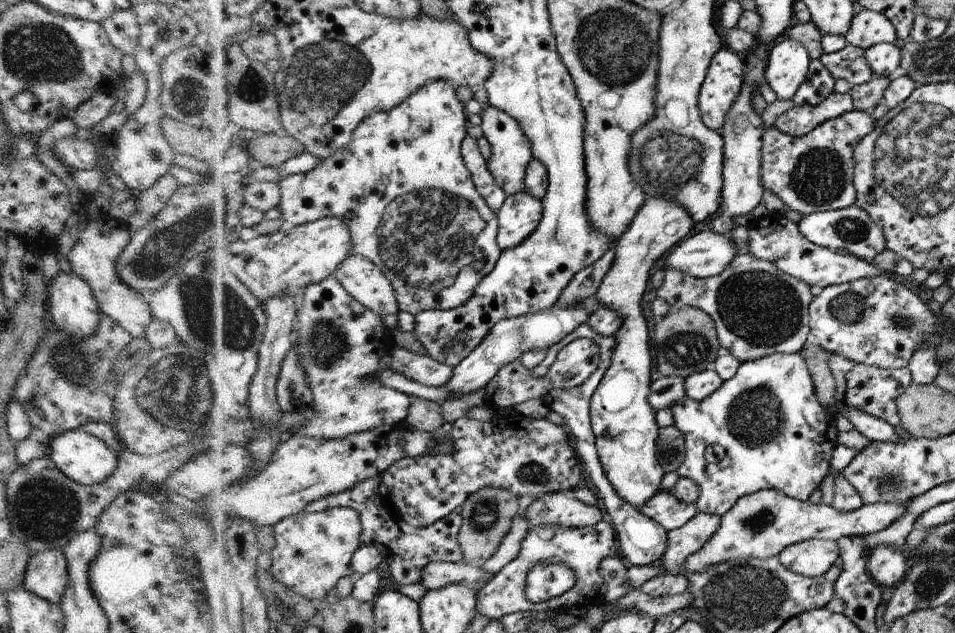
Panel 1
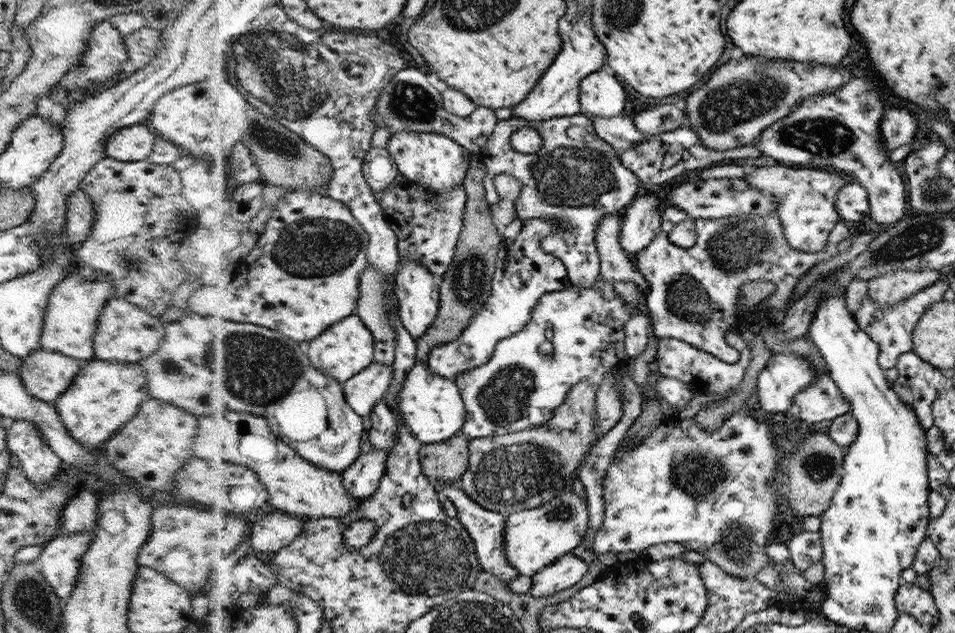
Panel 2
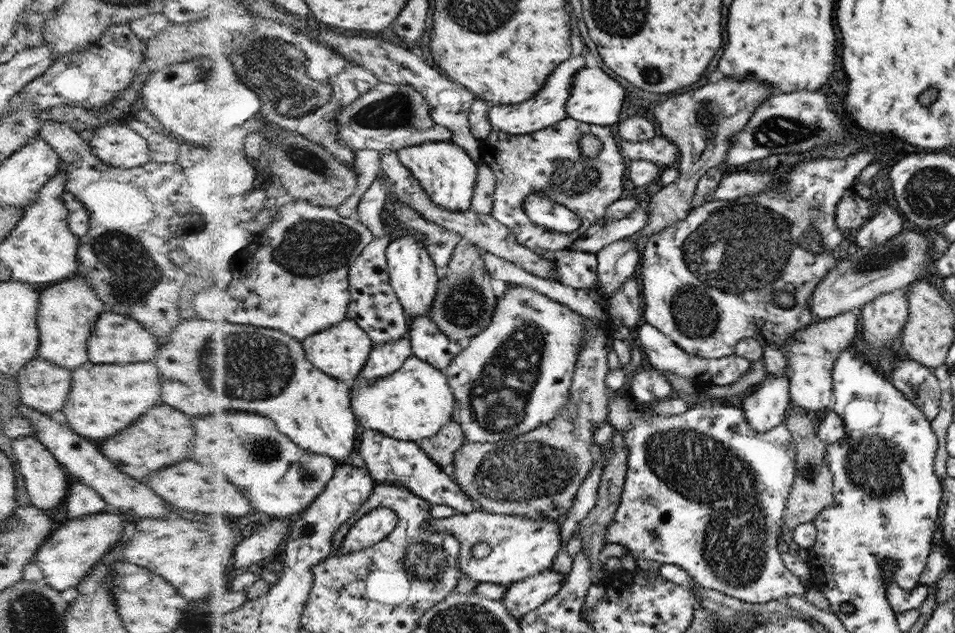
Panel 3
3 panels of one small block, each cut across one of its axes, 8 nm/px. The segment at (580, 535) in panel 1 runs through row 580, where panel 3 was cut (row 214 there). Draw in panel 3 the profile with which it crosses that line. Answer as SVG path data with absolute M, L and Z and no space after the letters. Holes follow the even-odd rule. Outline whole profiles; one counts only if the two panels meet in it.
M567 116L552 127L525 135L492 129L488 136L477 141L481 156L479 162L486 163L492 169L498 184L494 189L491 215L508 225L522 246L537 253L543 250L576 250L573 244L603 218L608 206L622 198L626 166L623 154L620 154L612 138L610 126L586 124ZM585 132L595 134L602 141L602 149L596 157L588 157L580 151L580 138ZM538 191L572 210L580 217L582 225L567 234L532 223L525 214L524 204L528 196L537 195Z

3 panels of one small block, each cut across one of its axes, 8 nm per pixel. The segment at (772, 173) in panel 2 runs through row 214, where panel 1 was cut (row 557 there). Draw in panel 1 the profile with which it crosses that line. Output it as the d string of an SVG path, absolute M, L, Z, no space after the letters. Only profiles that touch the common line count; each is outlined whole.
M808 539L779 552L781 563L799 575L819 577L839 562L839 546L832 539Z

